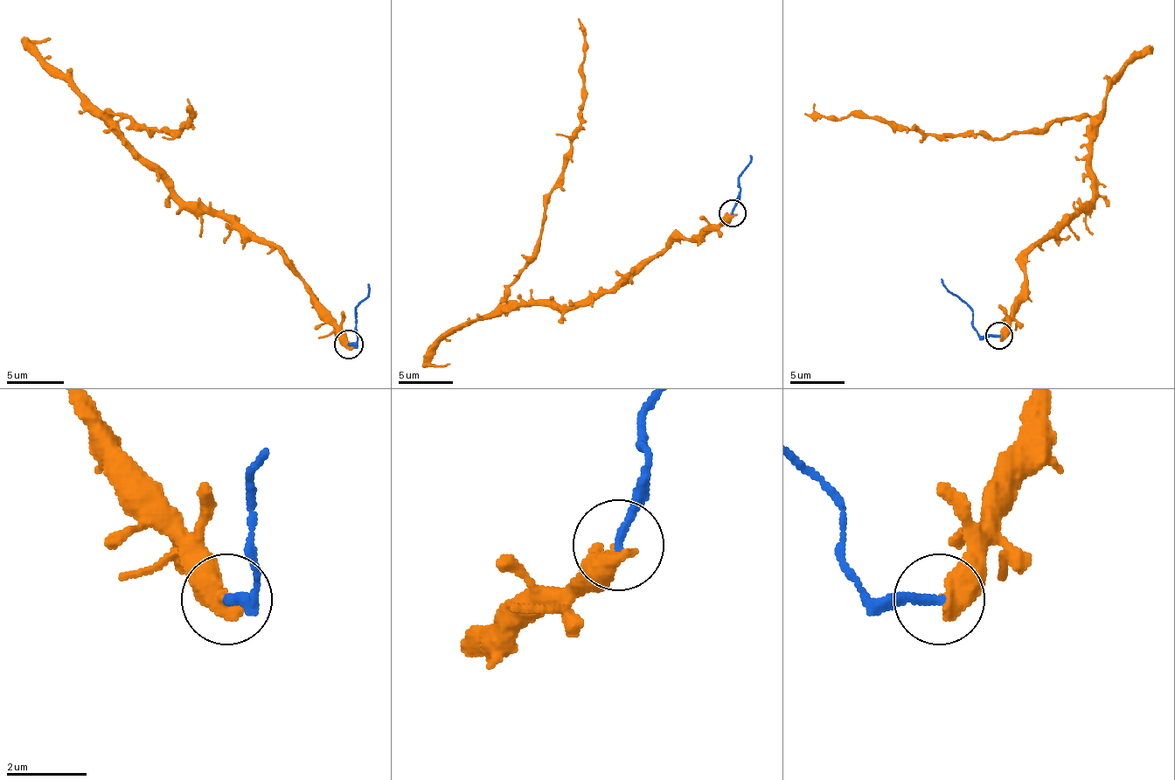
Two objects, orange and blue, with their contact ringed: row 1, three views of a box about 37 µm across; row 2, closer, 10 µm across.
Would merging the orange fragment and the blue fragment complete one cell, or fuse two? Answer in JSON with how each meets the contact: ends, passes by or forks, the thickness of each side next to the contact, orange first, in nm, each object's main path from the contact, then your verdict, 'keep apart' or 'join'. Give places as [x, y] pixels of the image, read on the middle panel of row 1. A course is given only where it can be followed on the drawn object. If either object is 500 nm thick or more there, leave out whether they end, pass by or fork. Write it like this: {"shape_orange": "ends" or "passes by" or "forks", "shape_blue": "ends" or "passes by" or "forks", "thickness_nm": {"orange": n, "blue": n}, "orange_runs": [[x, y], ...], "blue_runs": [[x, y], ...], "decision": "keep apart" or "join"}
{"thickness_nm": {"orange": 550, "blue": 220}, "orange_runs": [[731, 212], [571, 307], [500, 304], [532, 255], [568, 152], [581, 100], [579, 18]], "blue_runs": [[731, 212], [740, 193], [740, 174], [750, 163], [750, 155]], "decision": "keep apart"}

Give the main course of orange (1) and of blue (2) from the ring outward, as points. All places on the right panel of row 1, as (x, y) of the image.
1: (997, 337), (1025, 288), (1025, 257), (1093, 195), (1090, 119), (1055, 119), (1041, 129), (984, 137), (804, 113)
2: (997, 337), (979, 334), (973, 312), (941, 279)

